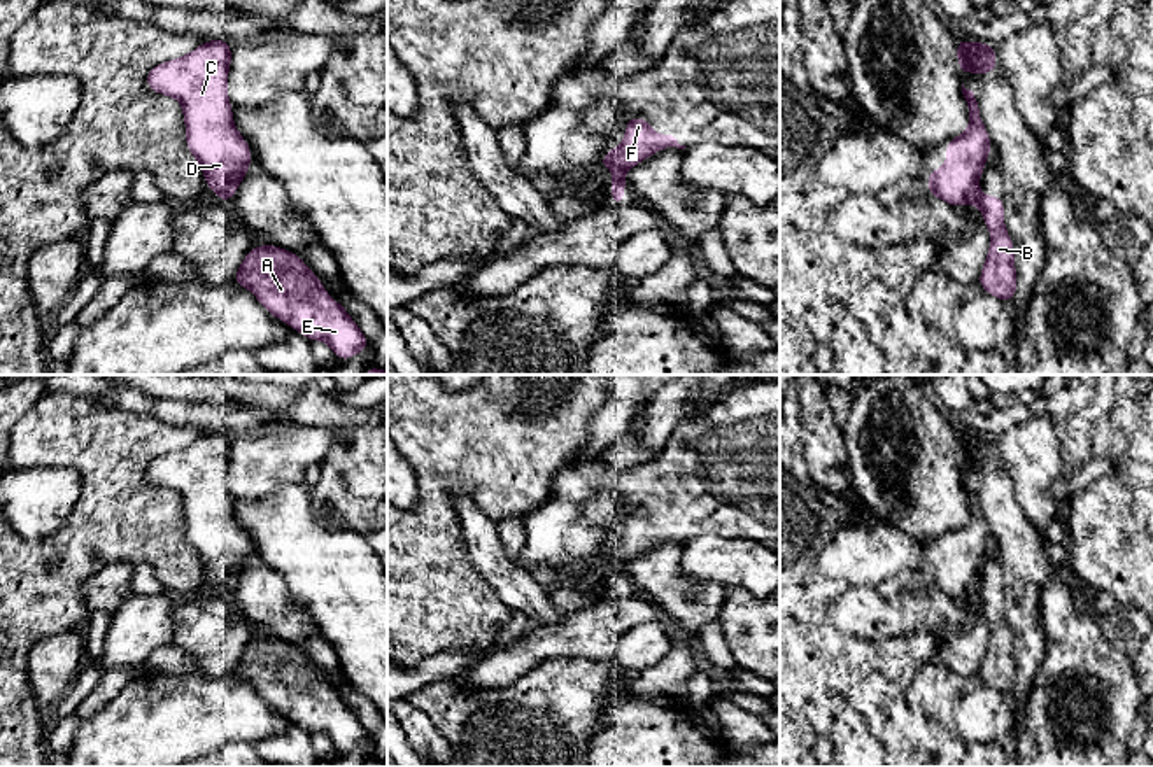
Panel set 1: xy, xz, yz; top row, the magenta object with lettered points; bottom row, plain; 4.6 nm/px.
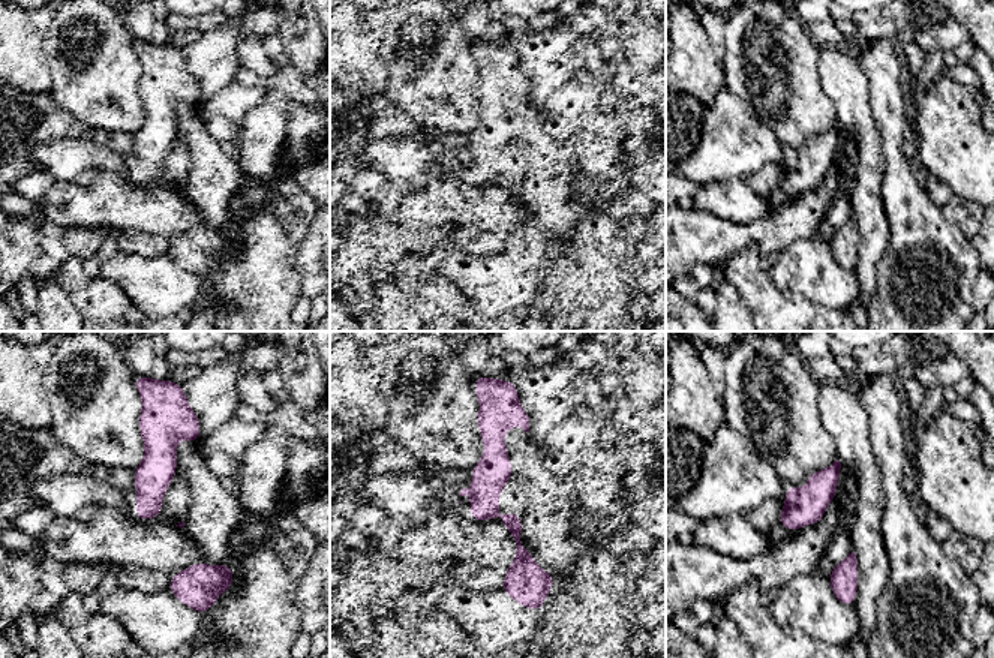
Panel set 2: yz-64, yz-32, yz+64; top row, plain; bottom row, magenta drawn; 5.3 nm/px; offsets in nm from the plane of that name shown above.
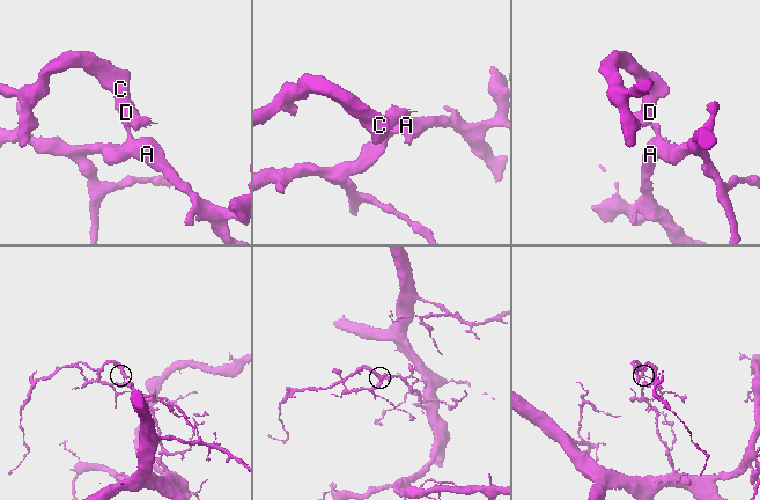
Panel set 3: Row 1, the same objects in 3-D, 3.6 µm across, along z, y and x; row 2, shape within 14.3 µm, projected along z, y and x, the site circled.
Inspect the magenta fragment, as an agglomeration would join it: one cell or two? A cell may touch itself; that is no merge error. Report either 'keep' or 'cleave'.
keep

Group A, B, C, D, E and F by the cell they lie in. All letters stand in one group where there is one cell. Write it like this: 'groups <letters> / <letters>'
groups A B C D E F

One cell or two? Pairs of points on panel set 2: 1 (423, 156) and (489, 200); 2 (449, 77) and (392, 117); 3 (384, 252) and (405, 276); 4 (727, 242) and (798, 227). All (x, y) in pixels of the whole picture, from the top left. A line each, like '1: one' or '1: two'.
1: two
2: two
3: two
4: one

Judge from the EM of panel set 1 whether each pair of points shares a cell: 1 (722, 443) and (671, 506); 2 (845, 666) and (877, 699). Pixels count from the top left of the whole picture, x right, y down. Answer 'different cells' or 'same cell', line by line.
1: same cell
2: different cells

